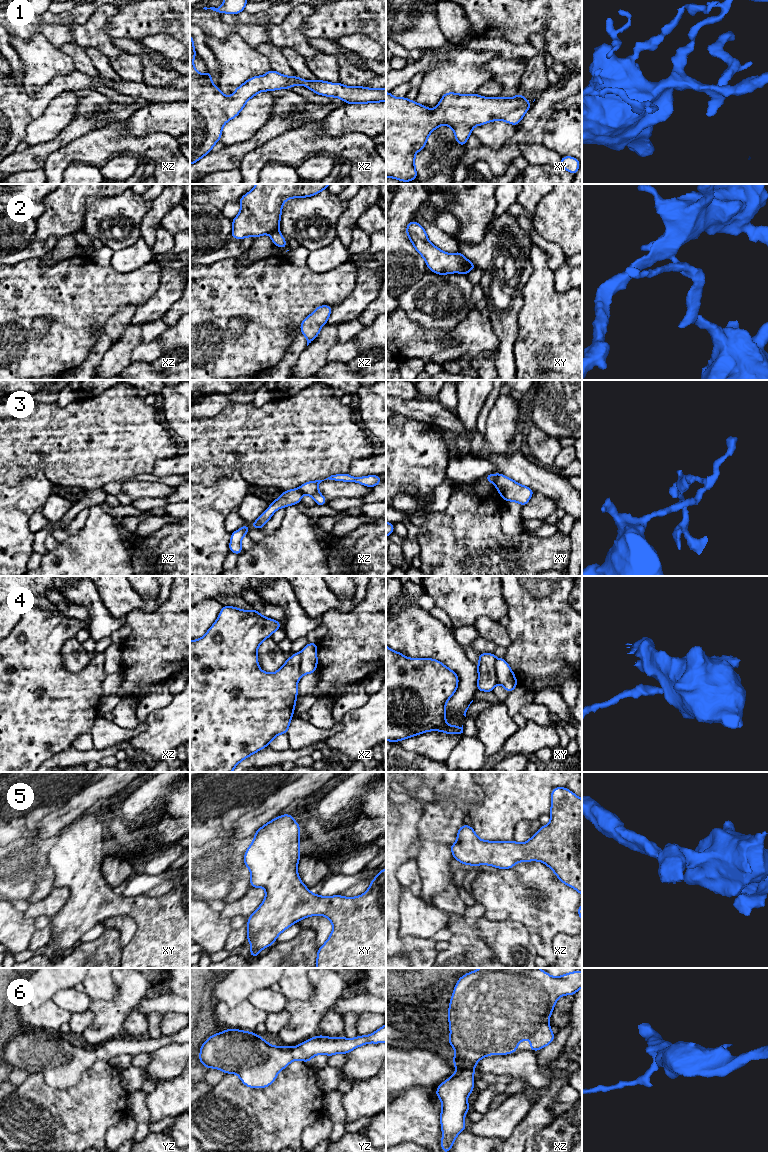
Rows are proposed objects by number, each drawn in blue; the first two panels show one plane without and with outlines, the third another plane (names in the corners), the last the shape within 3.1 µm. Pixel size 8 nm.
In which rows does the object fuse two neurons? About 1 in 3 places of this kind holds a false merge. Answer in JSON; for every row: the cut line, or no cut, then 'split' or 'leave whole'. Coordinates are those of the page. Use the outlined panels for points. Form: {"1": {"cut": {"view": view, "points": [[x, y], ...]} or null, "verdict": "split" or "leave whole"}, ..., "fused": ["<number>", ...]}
{"1": {"cut": null, "verdict": "leave whole"}, "2": {"cut": {"view": "xz", "points": [[277, 230], [269, 233]]}, "verdict": "split"}, "3": {"cut": {"view": "xy", "points": [[497, 474], [494, 483]]}, "verdict": "split"}, "4": {"cut": {"view": "xy", "points": [[496, 659], [496, 677], [498, 682]]}, "verdict": "split"}, "5": {"cut": null, "verdict": "leave whole"}, "6": {"cut": null, "verdict": "leave whole"}, "fused": ["2", "3", "4"]}

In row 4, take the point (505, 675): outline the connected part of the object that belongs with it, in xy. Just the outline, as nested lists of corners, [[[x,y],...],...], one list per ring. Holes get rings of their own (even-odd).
[[[504,658],[496,660],[496,676],[498,683],[501,684],[508,693],[511,693],[518,685],[512,669]]]

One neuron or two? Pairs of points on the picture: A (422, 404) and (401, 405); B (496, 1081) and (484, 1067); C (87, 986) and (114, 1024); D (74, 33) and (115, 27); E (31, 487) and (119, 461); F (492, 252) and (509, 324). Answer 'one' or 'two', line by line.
A: one
B: two
C: two
D: two
E: two
F: one

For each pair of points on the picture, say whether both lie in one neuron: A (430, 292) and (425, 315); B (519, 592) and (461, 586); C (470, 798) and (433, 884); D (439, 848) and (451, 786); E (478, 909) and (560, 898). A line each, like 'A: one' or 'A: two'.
A: one
B: two
C: one
D: one
E: two

